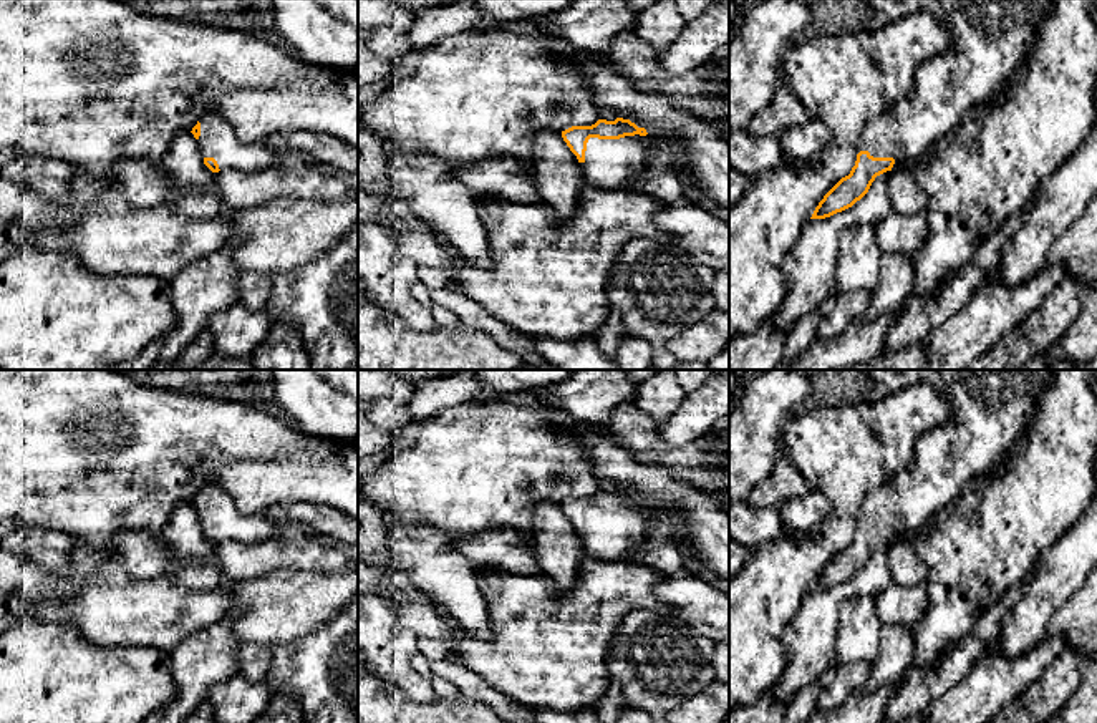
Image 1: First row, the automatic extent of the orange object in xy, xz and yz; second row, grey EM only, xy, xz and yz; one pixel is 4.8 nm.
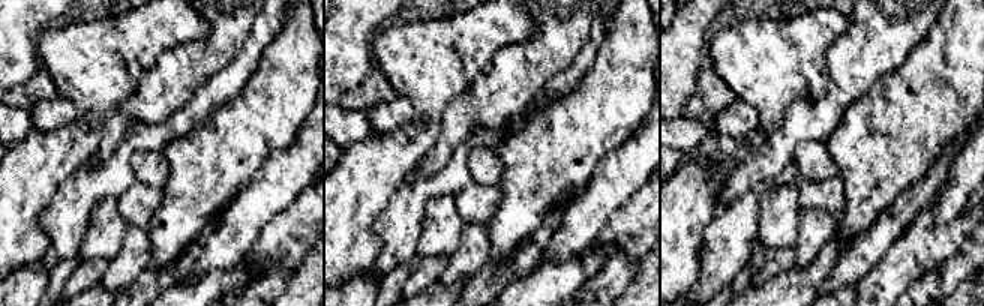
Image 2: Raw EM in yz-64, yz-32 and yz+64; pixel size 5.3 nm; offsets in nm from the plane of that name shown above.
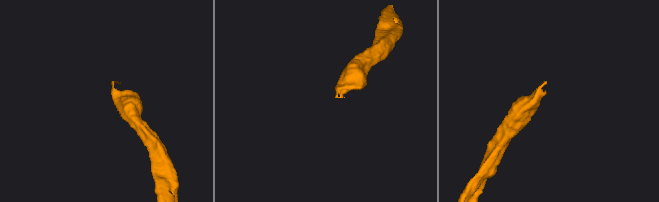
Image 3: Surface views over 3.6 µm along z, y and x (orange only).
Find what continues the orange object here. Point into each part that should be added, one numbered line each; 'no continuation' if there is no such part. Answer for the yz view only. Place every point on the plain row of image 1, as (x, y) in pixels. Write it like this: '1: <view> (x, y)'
1: yz (990, 407)

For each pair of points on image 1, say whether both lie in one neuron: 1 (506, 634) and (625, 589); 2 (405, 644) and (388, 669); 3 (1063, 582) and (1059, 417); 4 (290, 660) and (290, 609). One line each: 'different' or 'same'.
1: same
2: same
3: different
4: different

